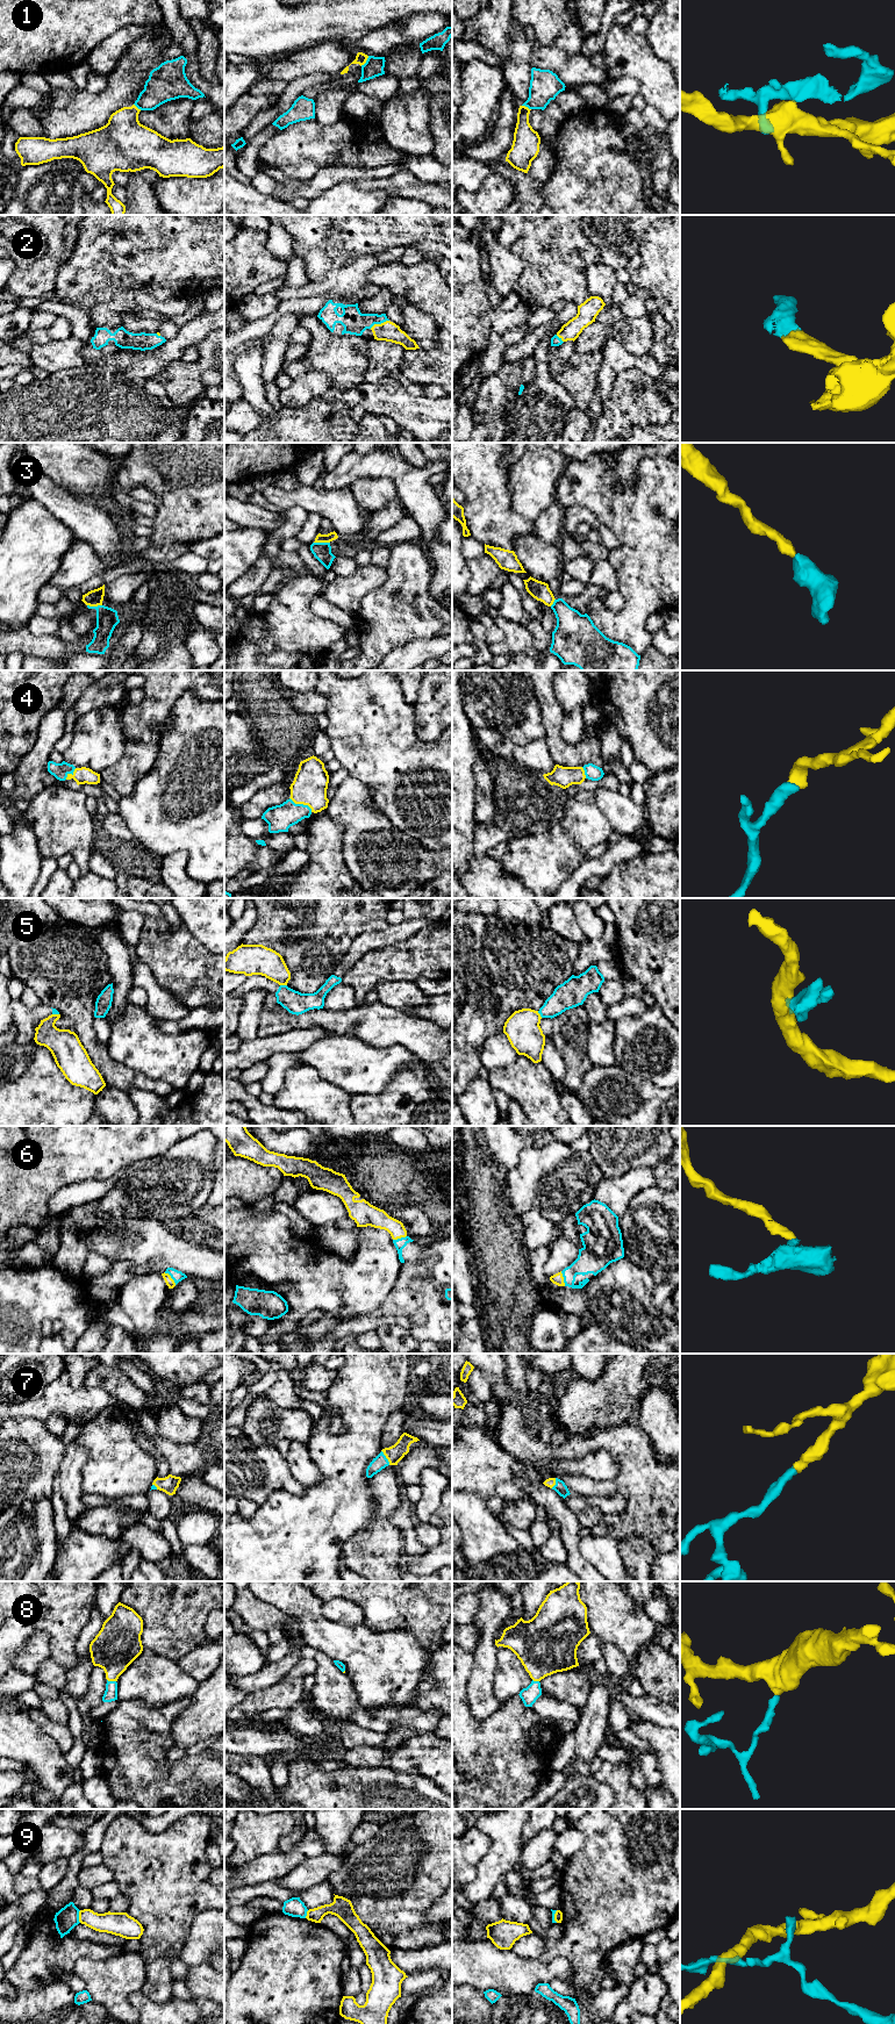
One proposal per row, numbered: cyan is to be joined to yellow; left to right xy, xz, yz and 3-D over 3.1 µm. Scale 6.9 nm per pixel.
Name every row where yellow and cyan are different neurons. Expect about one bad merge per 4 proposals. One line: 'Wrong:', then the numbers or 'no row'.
Wrong: 1, 5, 9

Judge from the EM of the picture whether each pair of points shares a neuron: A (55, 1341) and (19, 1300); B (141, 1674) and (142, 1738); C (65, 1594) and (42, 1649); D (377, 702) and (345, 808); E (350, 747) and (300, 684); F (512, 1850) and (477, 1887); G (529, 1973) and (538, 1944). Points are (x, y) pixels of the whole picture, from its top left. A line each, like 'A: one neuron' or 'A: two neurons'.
A: two neurons
B: two neurons
C: two neurons
D: two neurons
E: two neurons
F: one neuron
G: two neurons

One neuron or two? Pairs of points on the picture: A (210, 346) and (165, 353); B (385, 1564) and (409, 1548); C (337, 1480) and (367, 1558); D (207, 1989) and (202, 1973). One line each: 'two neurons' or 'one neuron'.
A: two neurons
B: two neurons
C: two neurons
D: one neuron

